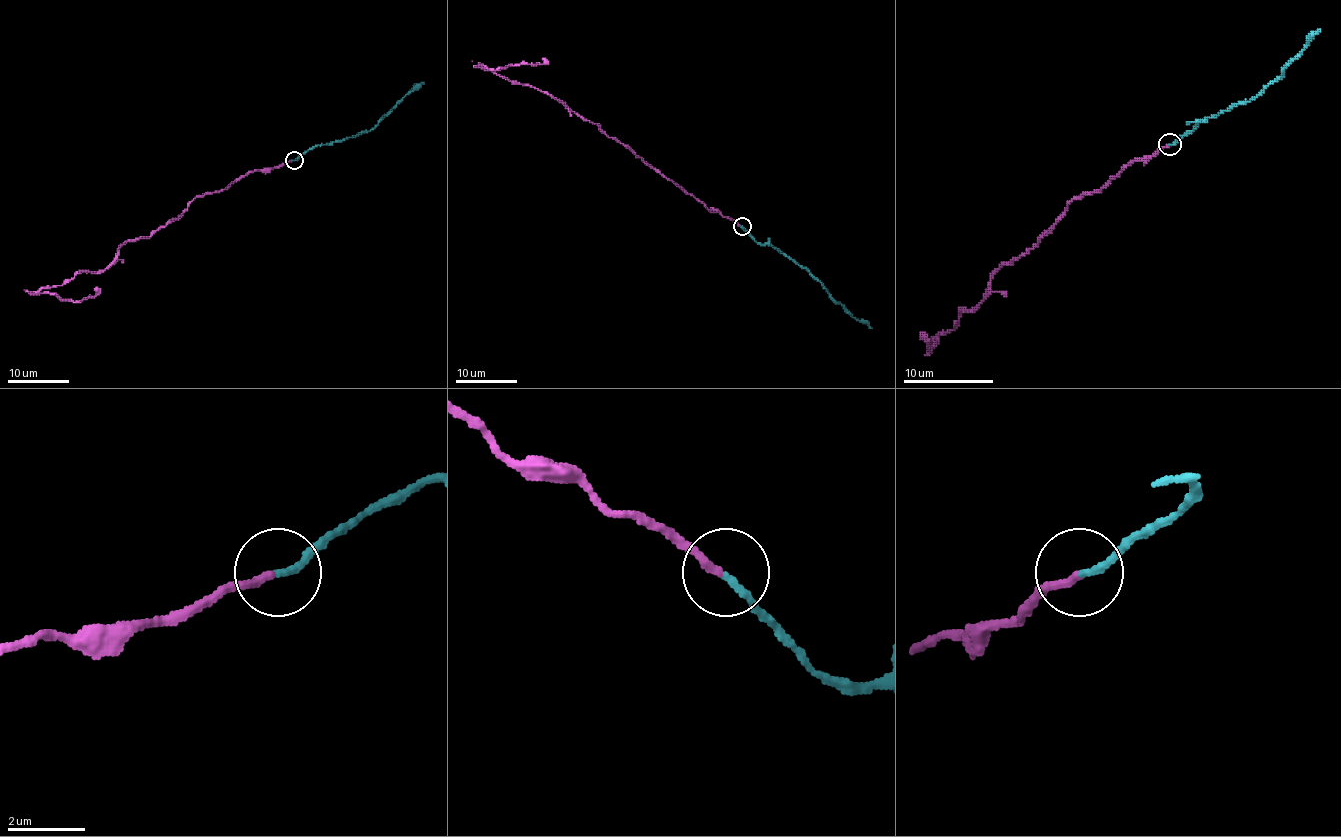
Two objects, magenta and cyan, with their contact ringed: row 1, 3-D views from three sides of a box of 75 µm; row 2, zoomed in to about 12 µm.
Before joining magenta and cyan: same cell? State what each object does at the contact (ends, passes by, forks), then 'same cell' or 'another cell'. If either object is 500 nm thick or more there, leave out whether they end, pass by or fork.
magenta ends there; cyan ends there; another cell

